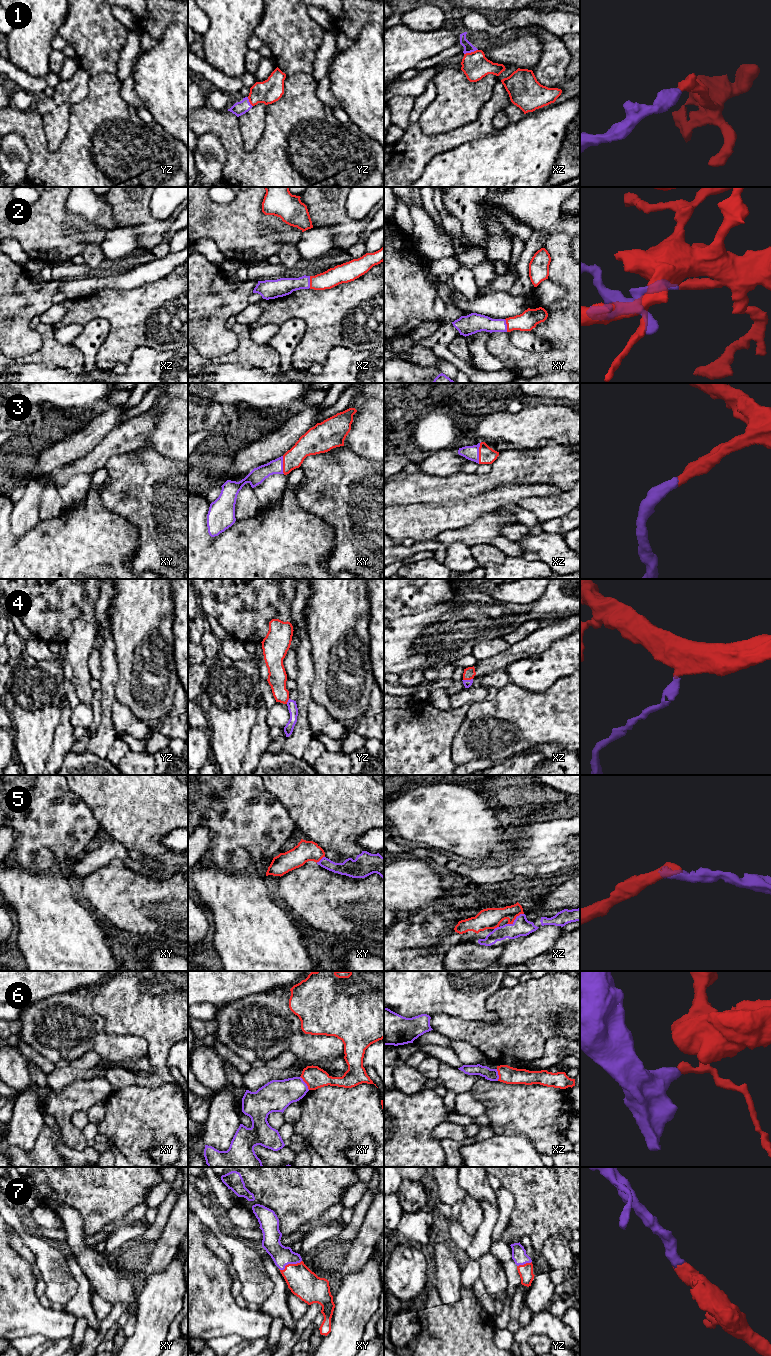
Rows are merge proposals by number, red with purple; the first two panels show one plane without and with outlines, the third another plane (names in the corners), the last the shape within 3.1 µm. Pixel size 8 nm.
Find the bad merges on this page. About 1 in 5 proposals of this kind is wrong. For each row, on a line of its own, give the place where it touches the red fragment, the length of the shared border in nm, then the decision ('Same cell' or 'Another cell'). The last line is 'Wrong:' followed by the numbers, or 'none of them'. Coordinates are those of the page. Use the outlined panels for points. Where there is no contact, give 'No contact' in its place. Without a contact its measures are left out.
1: Touches red at xz (471, 52). Shared border 120 nm. Same cell
2: Touches red at xy (507, 325). Shared border 110 nm. Same cell
3: Touches red at xz (479, 453). Shared border 180 nm. Same cell
4: Touches red at xz (467, 679). Shared border 80 nm. Same cell
5: Touches red at xz (515, 918). Shared border 160 nm. Same cell
6: Touches red at xy (305, 1082). Shared border 130 nm. Another cell
7: Touches red at xy (289, 1264). Shared border 200 nm. Same cell
Wrong: 6

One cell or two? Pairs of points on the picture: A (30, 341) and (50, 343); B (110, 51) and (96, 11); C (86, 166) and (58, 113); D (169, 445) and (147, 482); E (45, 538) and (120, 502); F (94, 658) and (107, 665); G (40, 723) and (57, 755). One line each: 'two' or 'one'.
A: two
B: one
C: two
D: two
E: two
F: two
G: two

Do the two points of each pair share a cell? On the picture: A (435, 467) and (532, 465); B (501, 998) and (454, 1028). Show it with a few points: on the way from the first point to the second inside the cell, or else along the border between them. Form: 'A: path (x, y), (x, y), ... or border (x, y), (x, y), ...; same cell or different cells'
A: border (460, 470), (447, 476), (437, 476); different cells
B: path (503, 1017), (503, 1024), (497, 1030), (473, 1030); same cell

